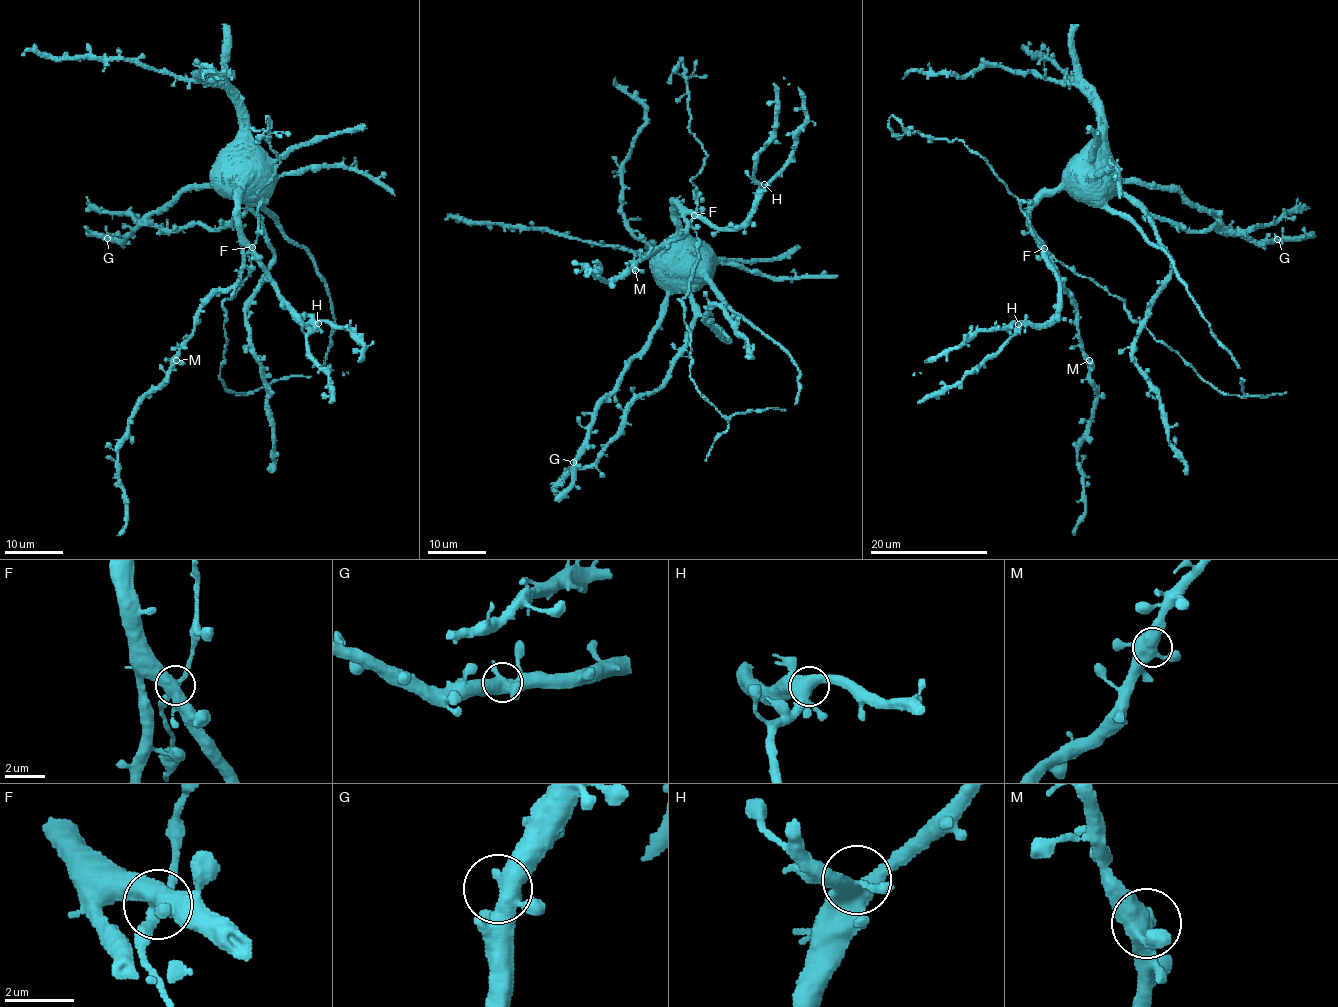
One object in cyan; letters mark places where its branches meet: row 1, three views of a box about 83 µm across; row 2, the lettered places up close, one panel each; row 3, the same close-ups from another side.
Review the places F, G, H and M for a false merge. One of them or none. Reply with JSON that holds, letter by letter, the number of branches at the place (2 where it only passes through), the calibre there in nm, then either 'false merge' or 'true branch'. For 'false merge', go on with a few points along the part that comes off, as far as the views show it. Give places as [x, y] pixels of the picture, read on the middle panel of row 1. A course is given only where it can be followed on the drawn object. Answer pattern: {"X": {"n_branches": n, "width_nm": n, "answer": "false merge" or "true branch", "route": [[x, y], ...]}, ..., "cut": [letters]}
{"F": {"n_branches": 4, "width_nm": 440, "answer": "true branch"}, "G": {"n_branches": 4, "width_nm": 440, "answer": "true branch"}, "H": {"n_branches": 4, "width_nm": 480, "answer": "true branch"}, "M": {"n_branches": 4, "width_nm": 440, "answer": "true branch"}, "cut": []}

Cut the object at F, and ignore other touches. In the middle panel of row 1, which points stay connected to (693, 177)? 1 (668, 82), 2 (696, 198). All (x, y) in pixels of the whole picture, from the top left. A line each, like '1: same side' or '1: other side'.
1: same side
2: same side

